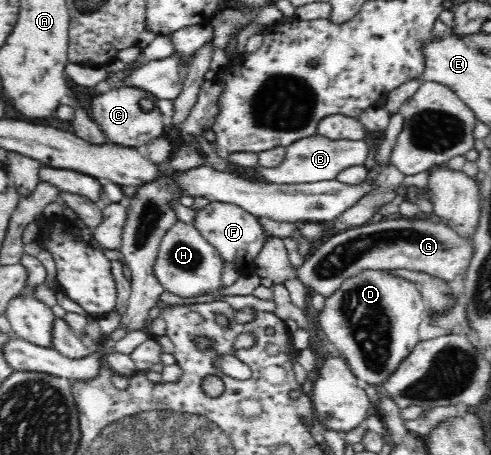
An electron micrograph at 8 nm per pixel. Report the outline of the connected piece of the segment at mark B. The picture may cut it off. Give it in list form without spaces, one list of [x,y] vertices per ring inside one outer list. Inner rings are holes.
[[[314,134],[286,146],[284,160],[278,168],[264,168],[257,165],[256,172],[267,182],[278,184],[330,181],[336,179],[337,174],[349,166],[362,166],[367,152],[368,146],[362,140],[331,140],[326,136]]]

